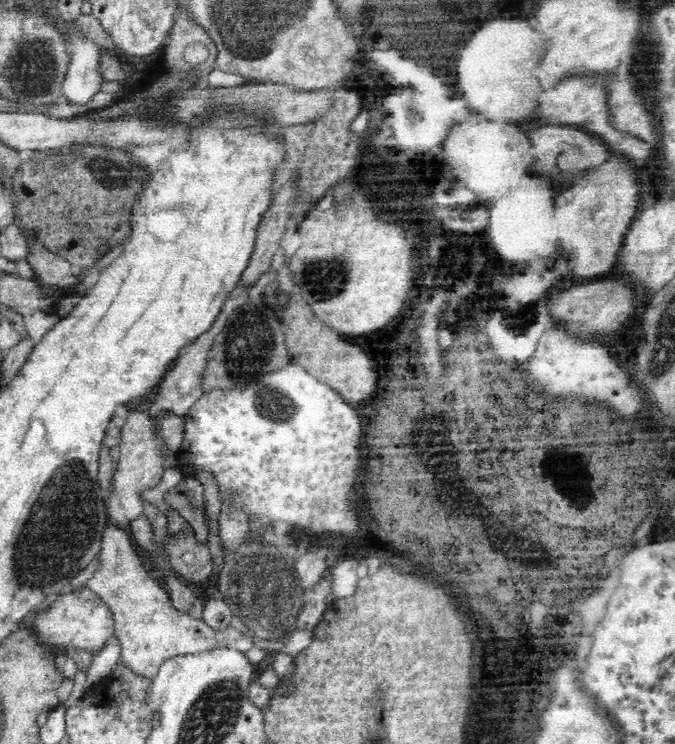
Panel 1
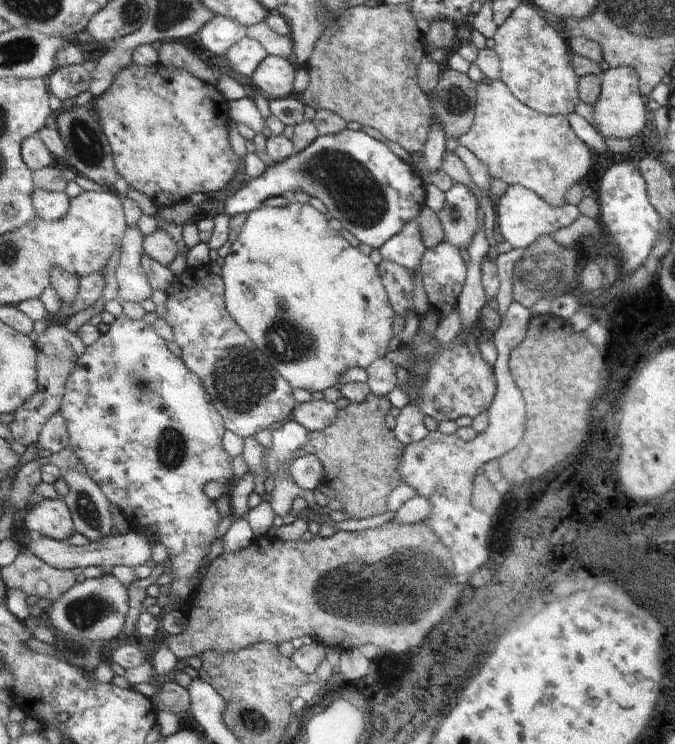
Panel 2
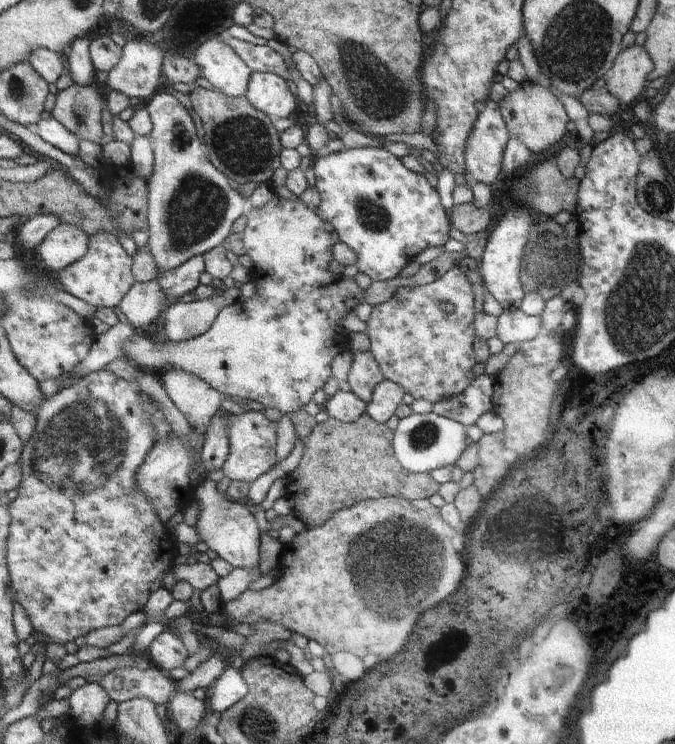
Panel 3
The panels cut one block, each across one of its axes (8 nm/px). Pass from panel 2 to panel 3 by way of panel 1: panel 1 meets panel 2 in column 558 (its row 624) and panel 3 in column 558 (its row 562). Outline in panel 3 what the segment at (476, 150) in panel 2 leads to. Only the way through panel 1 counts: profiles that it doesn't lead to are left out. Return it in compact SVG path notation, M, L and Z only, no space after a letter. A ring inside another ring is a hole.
M527 82L509 91L508 95L498 102L510 137L521 139L529 150L535 154L545 152L549 146L557 144L567 134L567 112L565 106L547 89L541 85Z

